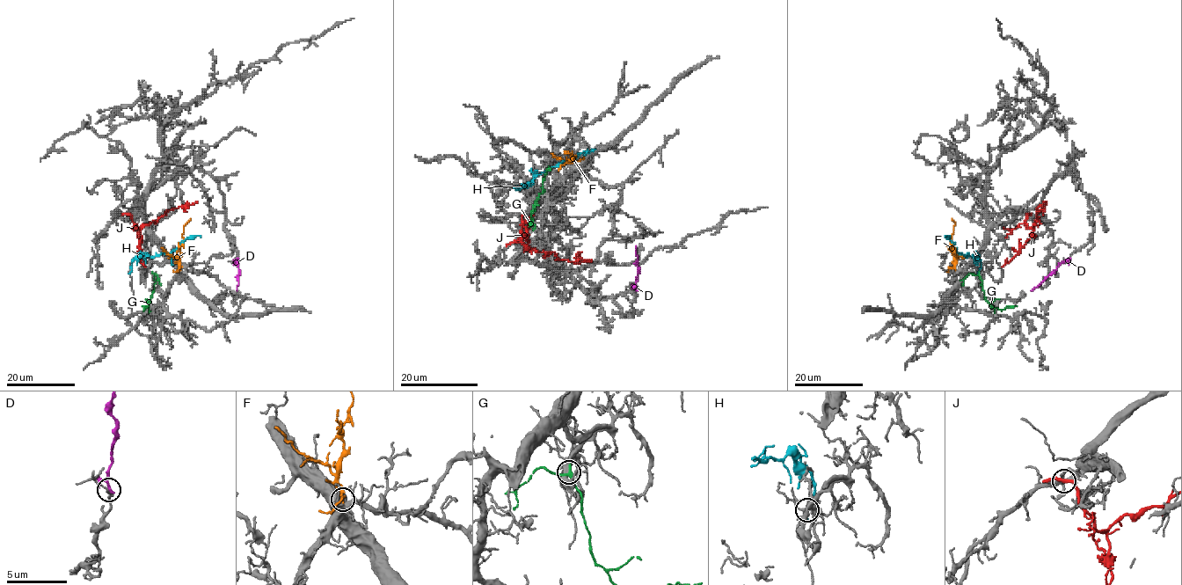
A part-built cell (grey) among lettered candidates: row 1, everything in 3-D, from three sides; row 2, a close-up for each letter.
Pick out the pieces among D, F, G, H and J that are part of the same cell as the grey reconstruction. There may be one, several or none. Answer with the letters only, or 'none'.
F

